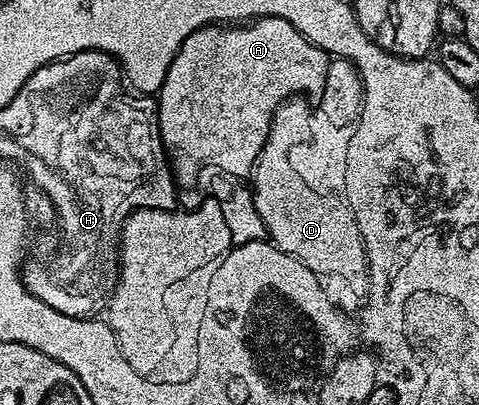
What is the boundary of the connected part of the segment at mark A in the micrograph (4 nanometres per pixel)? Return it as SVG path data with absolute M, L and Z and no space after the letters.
M263 16L236 26L211 24L192 32L183 46L179 46L156 97L159 134L174 180L181 186L191 182L201 172L204 160L209 160L209 164L221 164L221 168L229 168L229 172L252 173L269 137L275 110L286 100L302 94L319 97L330 61L330 53L303 38L291 22L274 16Z

